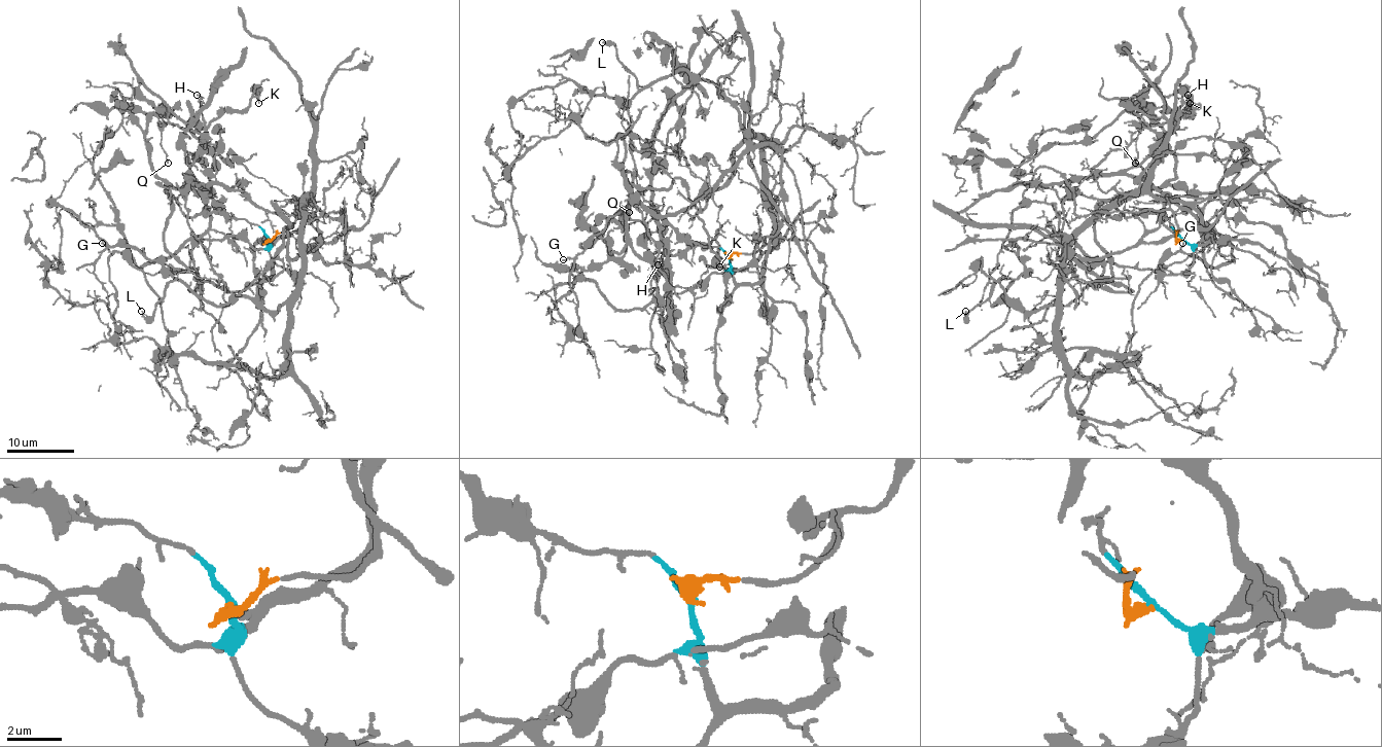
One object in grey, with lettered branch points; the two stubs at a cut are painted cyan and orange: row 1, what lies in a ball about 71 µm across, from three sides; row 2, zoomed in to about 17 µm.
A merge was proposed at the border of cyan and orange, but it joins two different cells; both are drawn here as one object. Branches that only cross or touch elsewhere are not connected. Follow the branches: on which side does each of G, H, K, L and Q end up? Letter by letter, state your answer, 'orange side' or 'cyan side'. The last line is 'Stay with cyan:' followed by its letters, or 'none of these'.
G: cyan side
H: orange side
K: orange side
L: cyan side
Q: orange side
Stay with cyan: G, L

